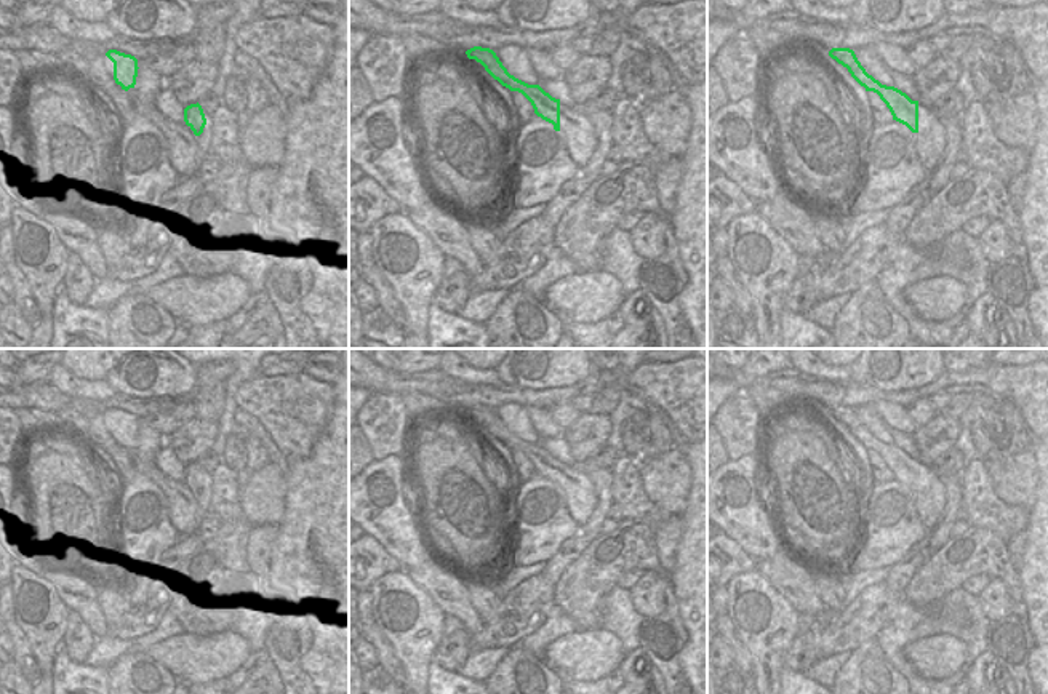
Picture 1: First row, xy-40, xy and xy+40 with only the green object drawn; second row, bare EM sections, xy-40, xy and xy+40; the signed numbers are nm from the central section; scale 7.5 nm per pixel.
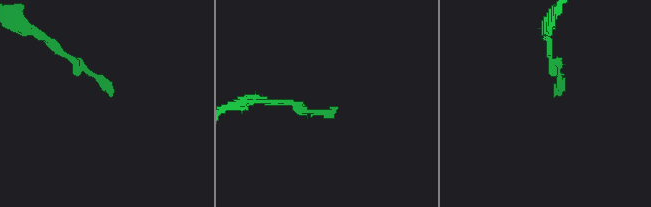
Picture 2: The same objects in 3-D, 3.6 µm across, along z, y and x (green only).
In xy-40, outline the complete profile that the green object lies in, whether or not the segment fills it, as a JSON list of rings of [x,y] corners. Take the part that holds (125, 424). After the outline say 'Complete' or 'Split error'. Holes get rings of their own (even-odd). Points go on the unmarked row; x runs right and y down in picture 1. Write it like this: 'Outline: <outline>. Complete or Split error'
Outline: [[[109,408],[106,414],[114,421],[114,438],[122,448],[134,446],[138,435],[138,417],[131,413]]]. Complete.

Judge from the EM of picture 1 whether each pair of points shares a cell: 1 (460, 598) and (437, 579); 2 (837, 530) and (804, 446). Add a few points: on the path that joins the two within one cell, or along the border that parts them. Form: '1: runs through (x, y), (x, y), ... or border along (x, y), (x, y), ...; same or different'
1: runs through (455, 597), (442, 584); same
2: runs through (816, 509), (815, 494), (802, 467); same

